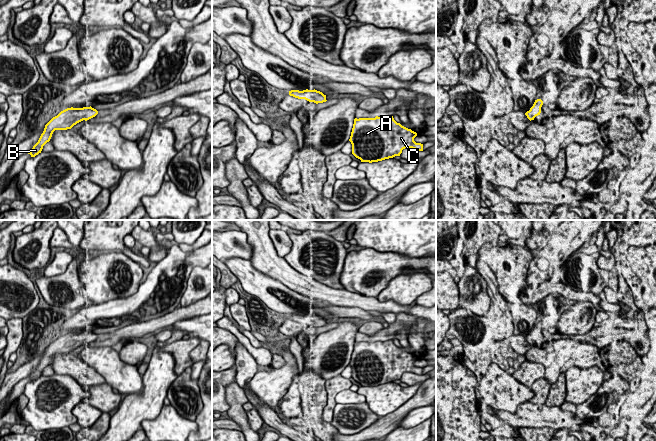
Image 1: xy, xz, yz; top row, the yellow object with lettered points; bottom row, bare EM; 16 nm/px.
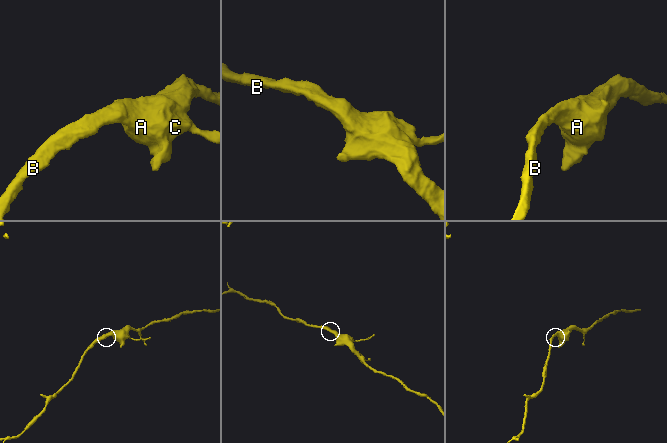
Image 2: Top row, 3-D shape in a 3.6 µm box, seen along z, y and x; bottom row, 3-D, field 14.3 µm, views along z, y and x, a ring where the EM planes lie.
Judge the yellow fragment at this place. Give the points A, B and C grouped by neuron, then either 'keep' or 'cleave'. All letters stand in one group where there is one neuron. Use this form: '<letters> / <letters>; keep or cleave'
A B C; keep

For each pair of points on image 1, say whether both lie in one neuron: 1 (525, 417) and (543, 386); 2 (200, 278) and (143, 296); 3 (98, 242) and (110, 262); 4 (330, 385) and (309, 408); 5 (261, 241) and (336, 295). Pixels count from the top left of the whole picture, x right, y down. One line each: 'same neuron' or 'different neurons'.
1: different neurons
2: different neurons
3: different neurons
4: different neurons
5: same neuron

